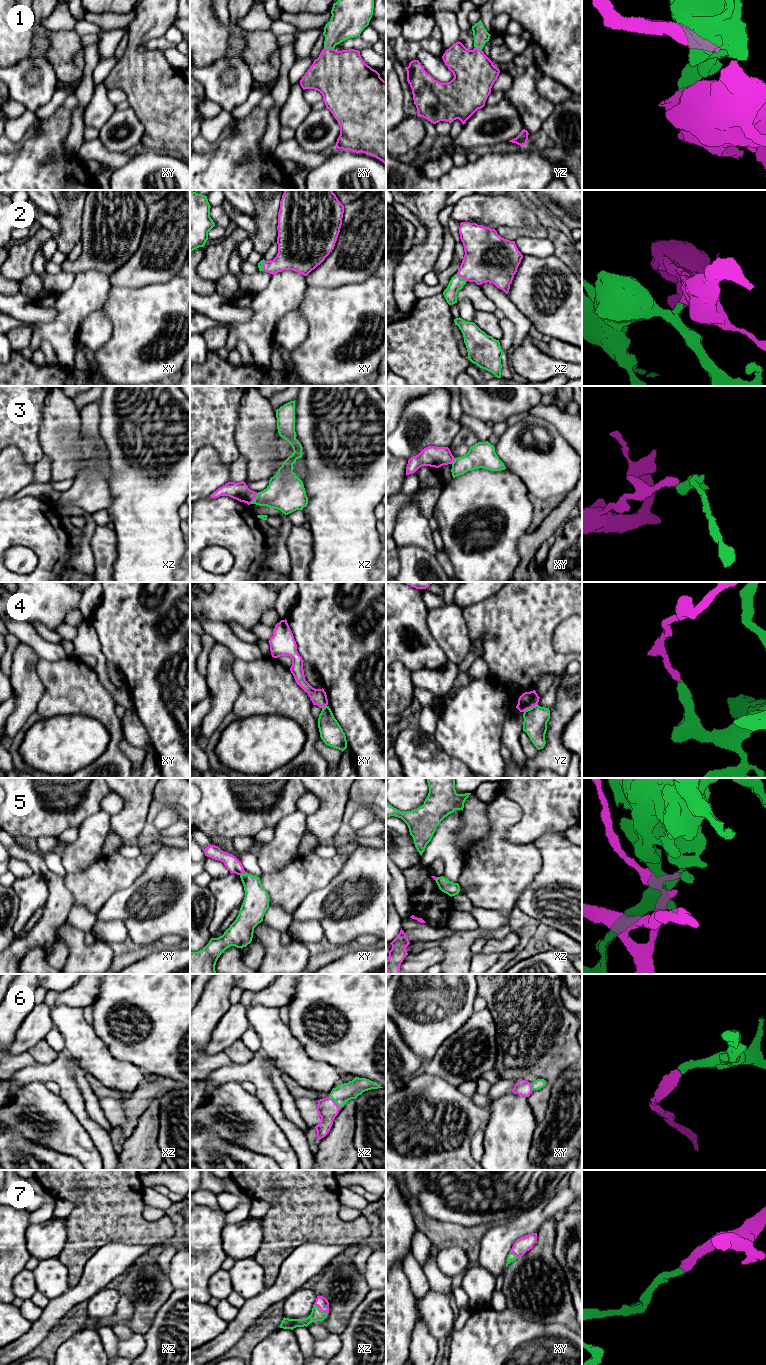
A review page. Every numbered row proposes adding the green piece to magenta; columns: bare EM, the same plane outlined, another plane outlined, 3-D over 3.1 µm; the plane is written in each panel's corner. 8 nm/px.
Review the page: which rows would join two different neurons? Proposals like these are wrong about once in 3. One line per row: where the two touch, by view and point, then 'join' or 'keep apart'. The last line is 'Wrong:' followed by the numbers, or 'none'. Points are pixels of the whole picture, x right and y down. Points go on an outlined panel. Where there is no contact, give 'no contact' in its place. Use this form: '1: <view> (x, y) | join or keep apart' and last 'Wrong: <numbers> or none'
1: xy (329, 49) | join
2: xz (462, 277) | join
3: xz (255, 497) | keep apart
4: yz (530, 707) | keep apart
5: xy (242, 873) | keep apart
6: xz (335, 1102) | join
7: xz (321, 1310) | join
Wrong: 3, 4, 5

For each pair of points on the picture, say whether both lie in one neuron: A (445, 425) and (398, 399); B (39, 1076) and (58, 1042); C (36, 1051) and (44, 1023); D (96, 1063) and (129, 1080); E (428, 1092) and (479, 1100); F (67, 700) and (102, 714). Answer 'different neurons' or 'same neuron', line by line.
A: different neurons
B: different neurons
C: different neurons
D: same neuron
E: different neurons
F: same neuron

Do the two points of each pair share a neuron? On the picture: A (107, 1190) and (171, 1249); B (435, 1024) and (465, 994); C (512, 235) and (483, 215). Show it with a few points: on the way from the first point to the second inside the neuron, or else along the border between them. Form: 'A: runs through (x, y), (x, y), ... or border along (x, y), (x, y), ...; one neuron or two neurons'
A: border along (174, 1240), (163, 1245); two neurons
B: runs through (442, 1017), (458, 1001); one neuron
C: border along (522, 227), (497, 227), (495, 229); two neurons

